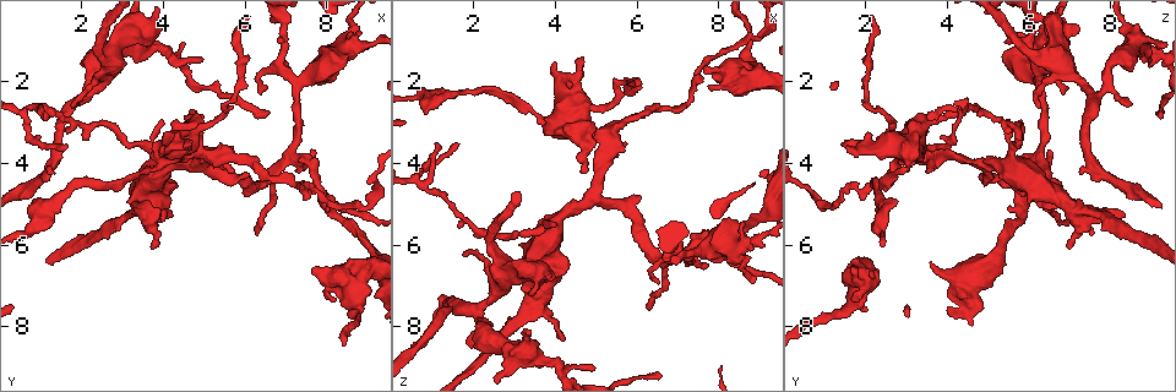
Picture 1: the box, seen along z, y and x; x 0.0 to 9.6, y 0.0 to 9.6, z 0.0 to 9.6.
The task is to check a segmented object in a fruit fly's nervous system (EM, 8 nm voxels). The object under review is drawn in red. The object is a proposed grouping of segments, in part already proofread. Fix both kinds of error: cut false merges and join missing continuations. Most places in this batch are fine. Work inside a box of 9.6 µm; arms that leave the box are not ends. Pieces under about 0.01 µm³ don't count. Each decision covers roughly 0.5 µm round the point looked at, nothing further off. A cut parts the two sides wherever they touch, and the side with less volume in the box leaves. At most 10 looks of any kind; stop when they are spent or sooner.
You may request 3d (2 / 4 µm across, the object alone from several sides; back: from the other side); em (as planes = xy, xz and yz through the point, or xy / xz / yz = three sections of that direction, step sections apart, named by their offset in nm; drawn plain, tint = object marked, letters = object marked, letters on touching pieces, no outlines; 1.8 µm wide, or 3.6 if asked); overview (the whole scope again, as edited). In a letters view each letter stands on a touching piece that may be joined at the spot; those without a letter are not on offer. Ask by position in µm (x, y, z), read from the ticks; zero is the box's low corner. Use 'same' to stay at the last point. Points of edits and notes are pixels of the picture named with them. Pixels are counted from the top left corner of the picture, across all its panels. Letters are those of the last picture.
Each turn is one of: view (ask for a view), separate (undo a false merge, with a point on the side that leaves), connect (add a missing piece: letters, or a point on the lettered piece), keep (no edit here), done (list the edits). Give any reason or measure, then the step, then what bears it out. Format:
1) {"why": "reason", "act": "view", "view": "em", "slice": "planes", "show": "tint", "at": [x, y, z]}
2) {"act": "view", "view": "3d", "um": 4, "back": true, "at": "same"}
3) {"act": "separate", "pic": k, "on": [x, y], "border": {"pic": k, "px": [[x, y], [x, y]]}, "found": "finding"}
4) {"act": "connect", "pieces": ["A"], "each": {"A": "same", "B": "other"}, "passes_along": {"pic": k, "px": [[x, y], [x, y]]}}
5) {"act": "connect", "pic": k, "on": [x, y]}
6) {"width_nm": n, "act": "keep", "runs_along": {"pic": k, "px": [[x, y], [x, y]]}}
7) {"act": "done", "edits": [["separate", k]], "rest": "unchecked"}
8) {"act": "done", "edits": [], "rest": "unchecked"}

{"why": "abrupt turn", "act": "view", "view": "3d", "um": 4, "at": [3.50, 0.60, 6.70]}

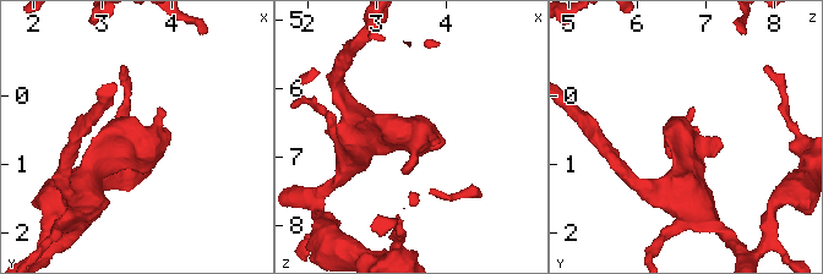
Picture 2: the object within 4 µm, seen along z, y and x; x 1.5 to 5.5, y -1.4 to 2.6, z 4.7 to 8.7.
{"why": "shape alone is not enough", "act": "view", "view": "em", "slice": "planes", "show": "letters", "at": [3.55, 0.65, 6.65]}

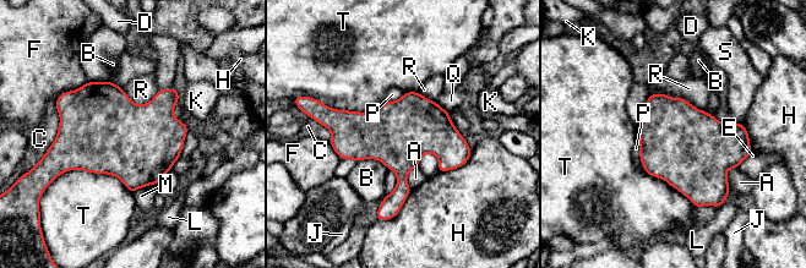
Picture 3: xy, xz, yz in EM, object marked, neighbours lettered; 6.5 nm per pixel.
{"act": "keep", "each": {"A": "other", "B": "other", "C": "other", "D": "other", "E": "other", "F": "other", "H": "other", "J": "other", "K": "other", "L": "other", "M": "other", "P": "other", "Q": "other", "R": "other", "S": "other", "T": "other"}, "found": "all the same cell"}

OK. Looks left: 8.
{"why": "thick turns thin", "act": "view", "view": "em", "slice": "planes", "show": "tint", "at": [4.15, 1.35, 9.15]}

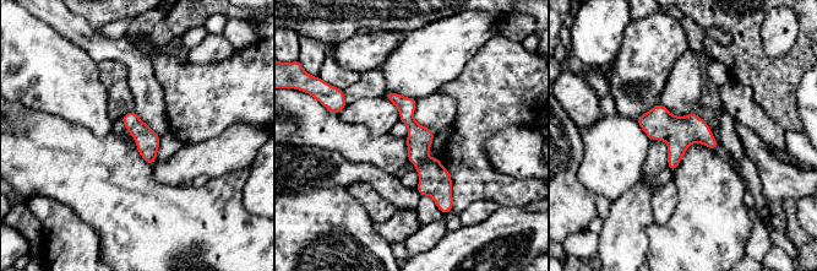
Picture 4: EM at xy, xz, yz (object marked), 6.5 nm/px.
{"act": "view", "view": "em", "slice": "planes", "show": "letters", "at": "same"}

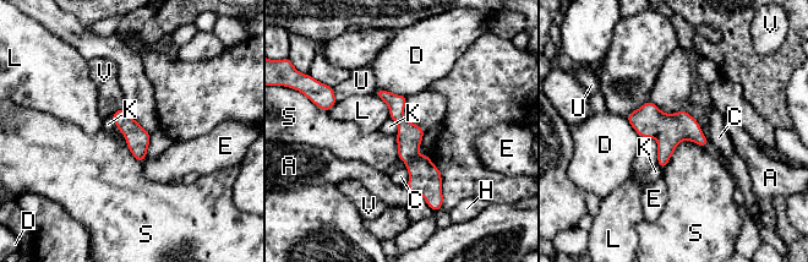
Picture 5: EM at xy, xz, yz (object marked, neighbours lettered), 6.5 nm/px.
{"act": "keep", "each": {"A": "other", "C": "other", "D": "other", "E": "other", "H": "other", "K": "other", "L": "other", "S": "other", "U": "other", "V": "other"}, "found": "continuous, no second cell"}

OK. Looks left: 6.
{"why": "three arms meet", "act": "view", "view": "em", "slice": "yz", "step": 16, "show": "tint", "at": [0.90, 2.55, 4.65]}

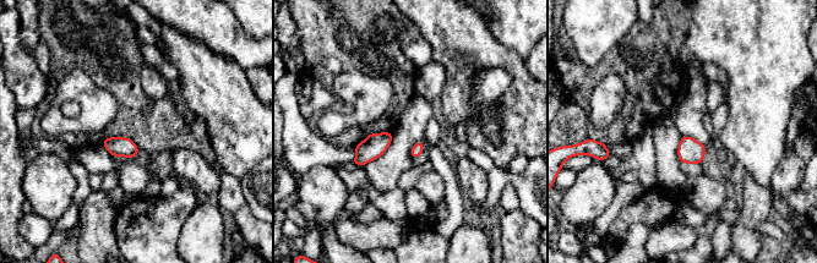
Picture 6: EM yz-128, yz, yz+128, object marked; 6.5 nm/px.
{"why": "another direction", "act": "view", "view": "em", "slice": "planes", "show": "tint", "at": "same"}

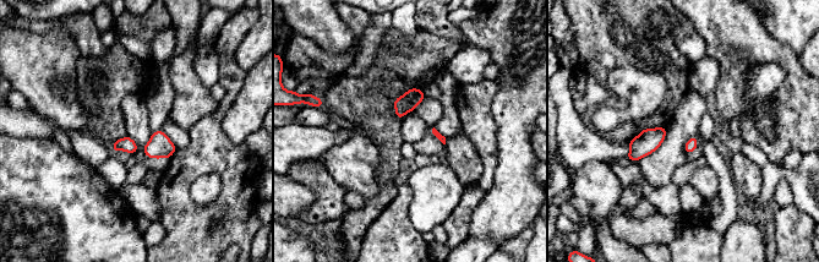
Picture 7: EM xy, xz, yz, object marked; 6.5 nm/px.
{"why": "see the neighbours", "act": "view", "view": "em", "slice": "planes", "show": "letters", "at": "same"}

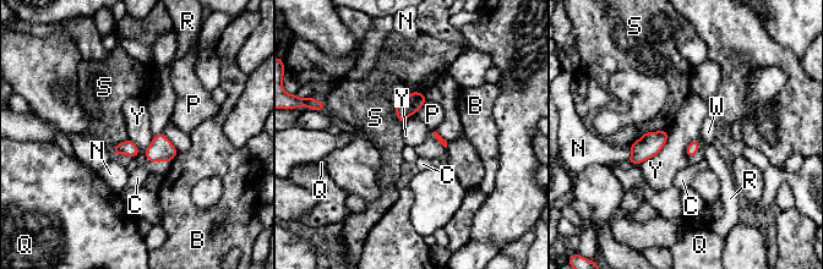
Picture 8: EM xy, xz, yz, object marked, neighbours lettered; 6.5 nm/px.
{"width_nm": 80, "act": "keep", "each": {"B": "other", "C": "other", "N": "other", "P": "other", "Q": "other", "R": "other", "S": "other", "W": "other", "Y": "other"}, "found": "one cell here"}

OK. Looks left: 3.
{"why": "branch stops here", "act": "view", "view": "3d", "um": 2, "at": [7.70, 6.70, 2.05]}

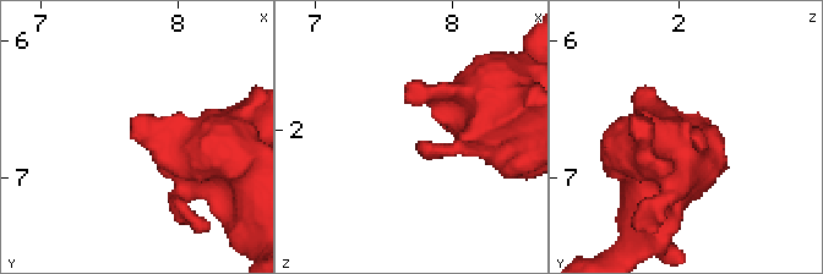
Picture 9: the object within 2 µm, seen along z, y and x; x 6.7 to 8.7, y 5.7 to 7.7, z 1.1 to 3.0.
{"act": "view", "view": "em", "slice": "planes", "show": "letters", "at": [7.74, 6.68, 2.08]}

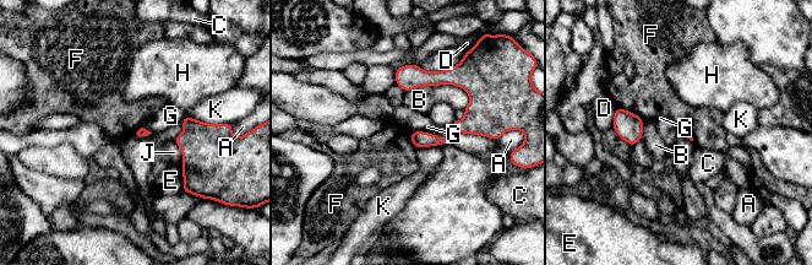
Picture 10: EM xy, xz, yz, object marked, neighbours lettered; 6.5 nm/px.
{"act": "keep", "each": {"A": "other", "B": "other", "C": "other", "D": "other", "E": "other", "F": "other", "G": "other", "H": "other", "J": "other", "K": "other"}, "border": {"pic": 10, "px": [[617, 106], [636, 113], [643, 120]]}, "found": "none of them fits"}

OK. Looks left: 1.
{"act": "done", "edits": [], "rest": "unchecked"}

